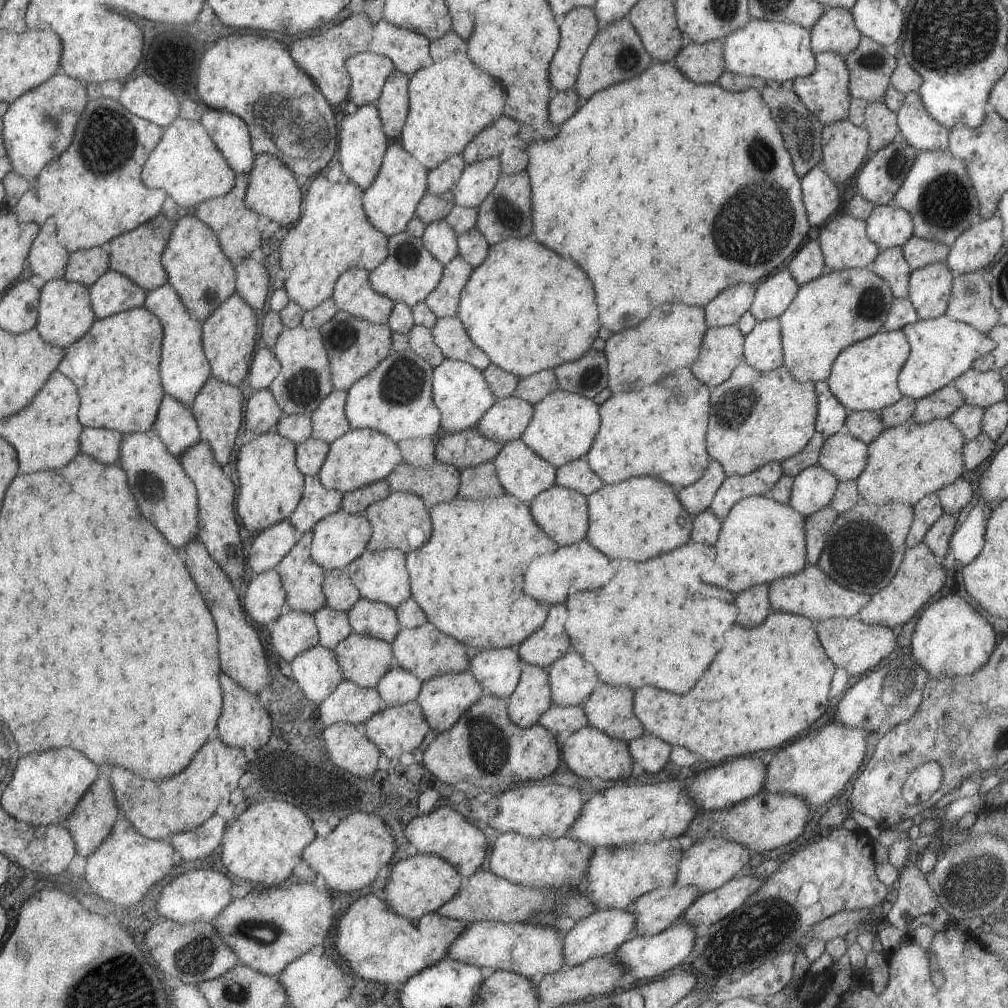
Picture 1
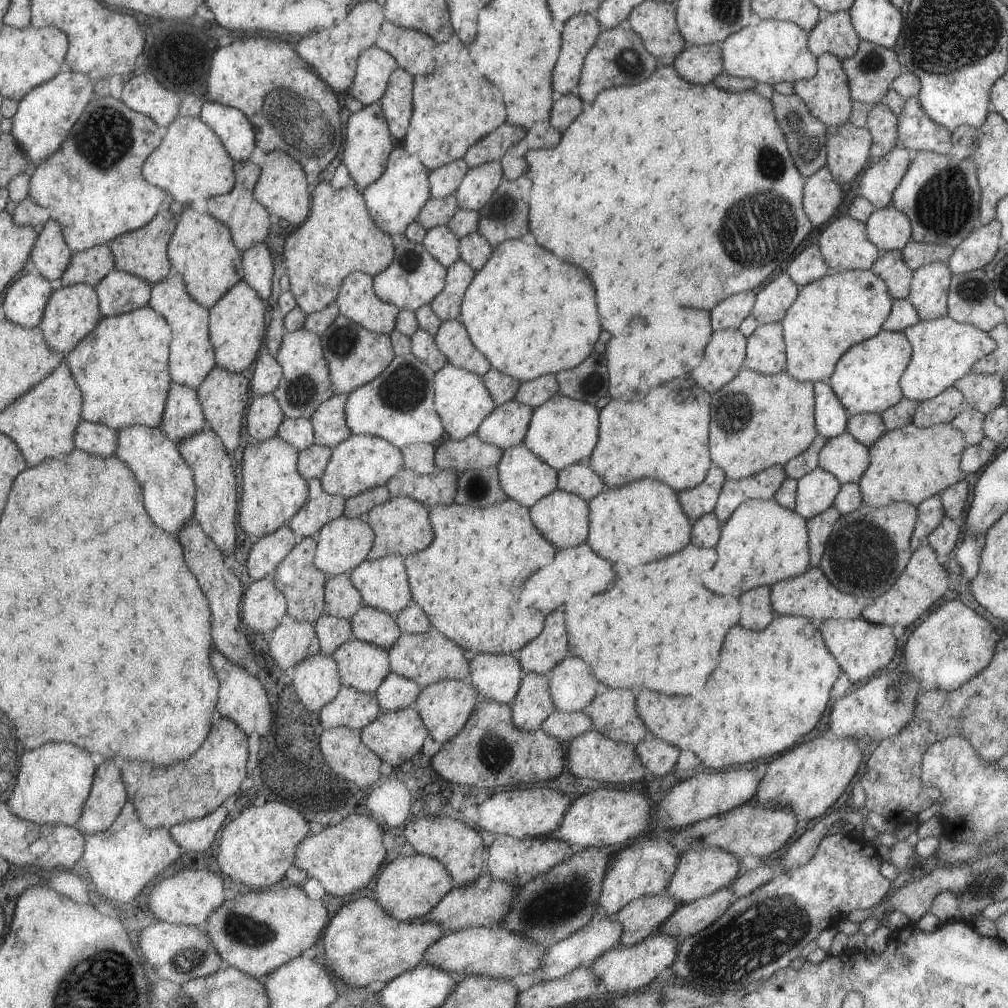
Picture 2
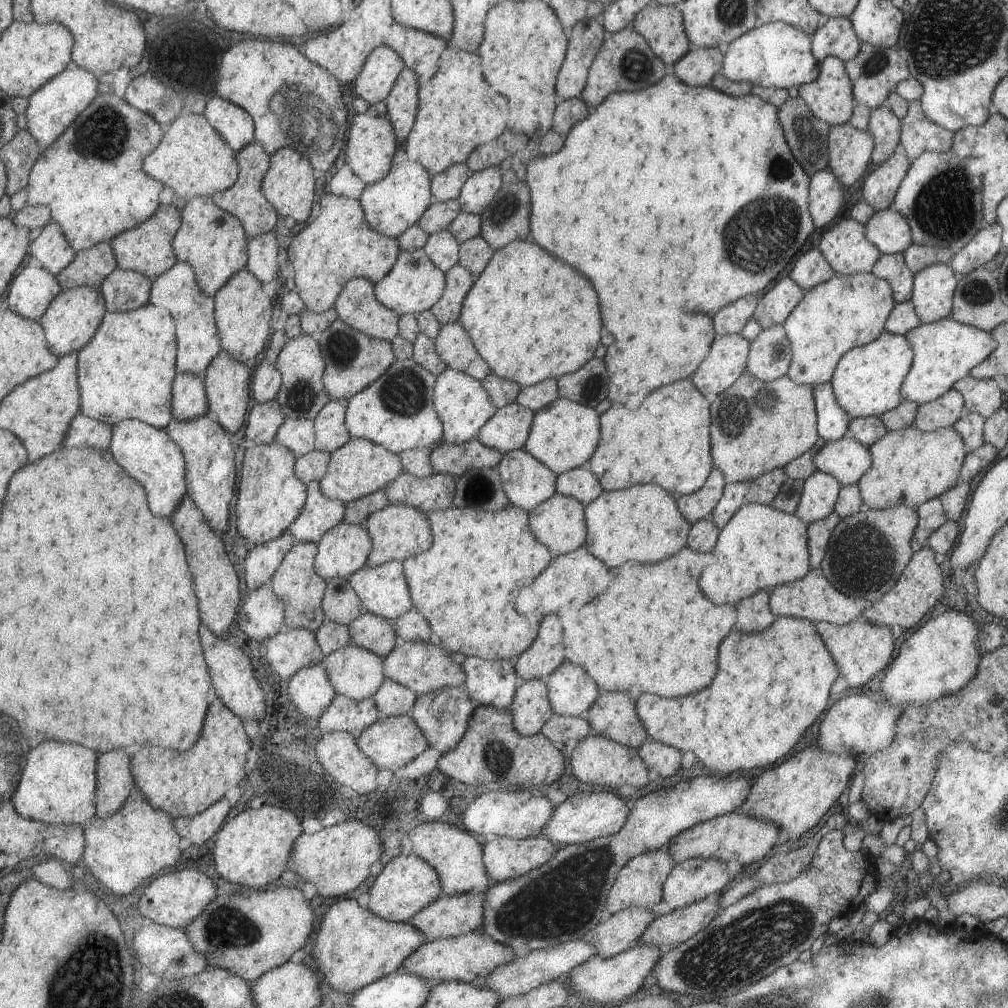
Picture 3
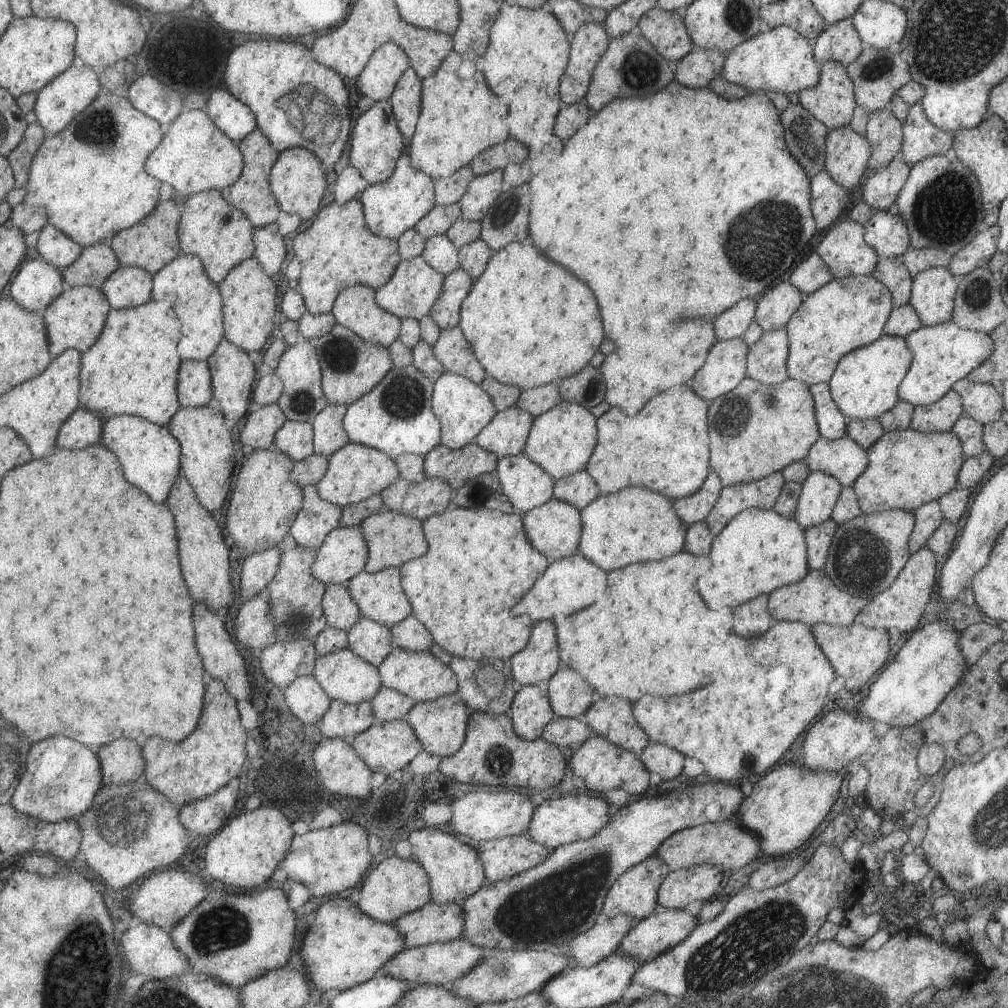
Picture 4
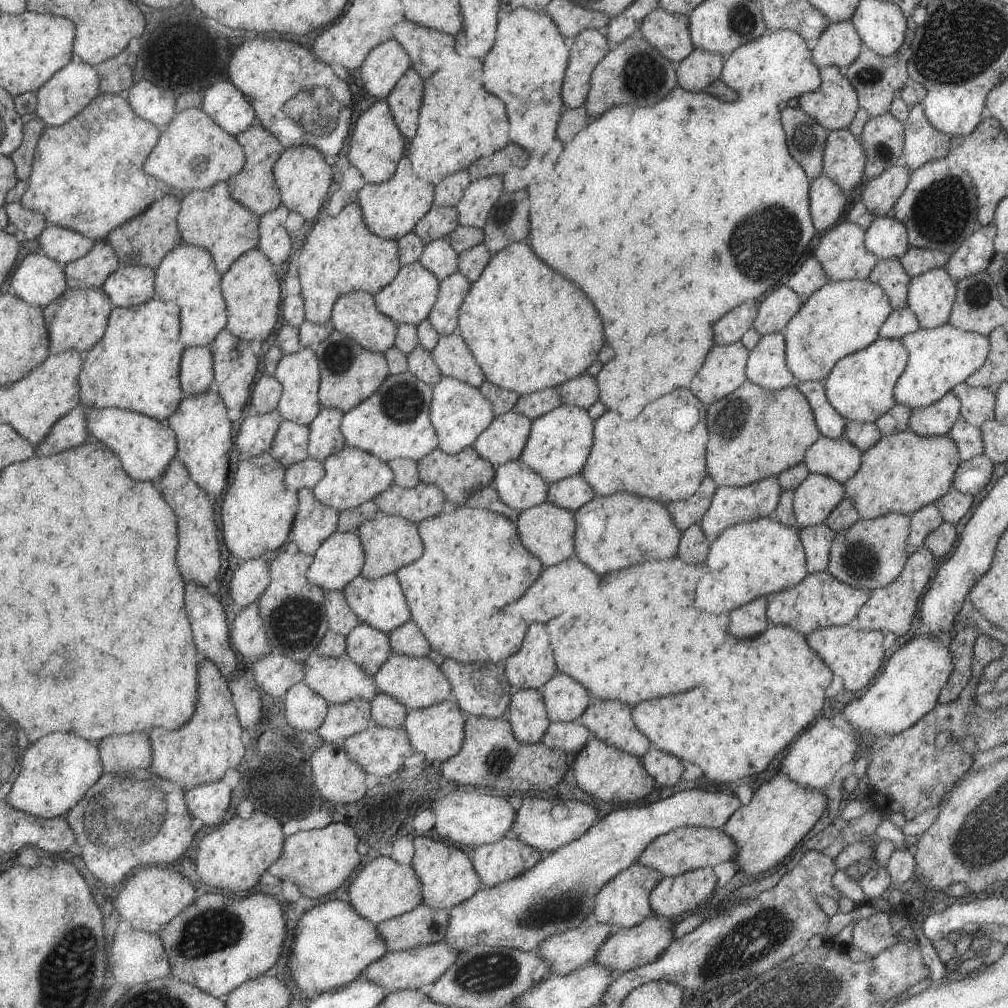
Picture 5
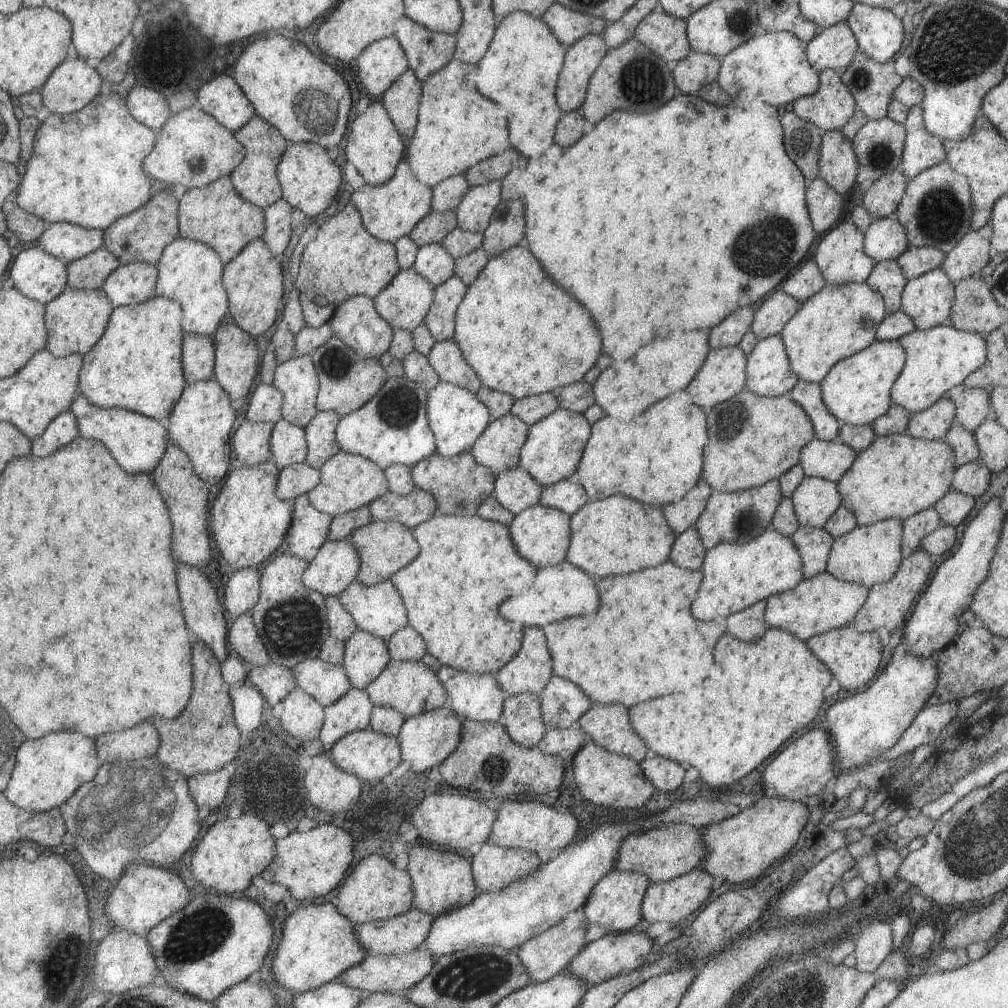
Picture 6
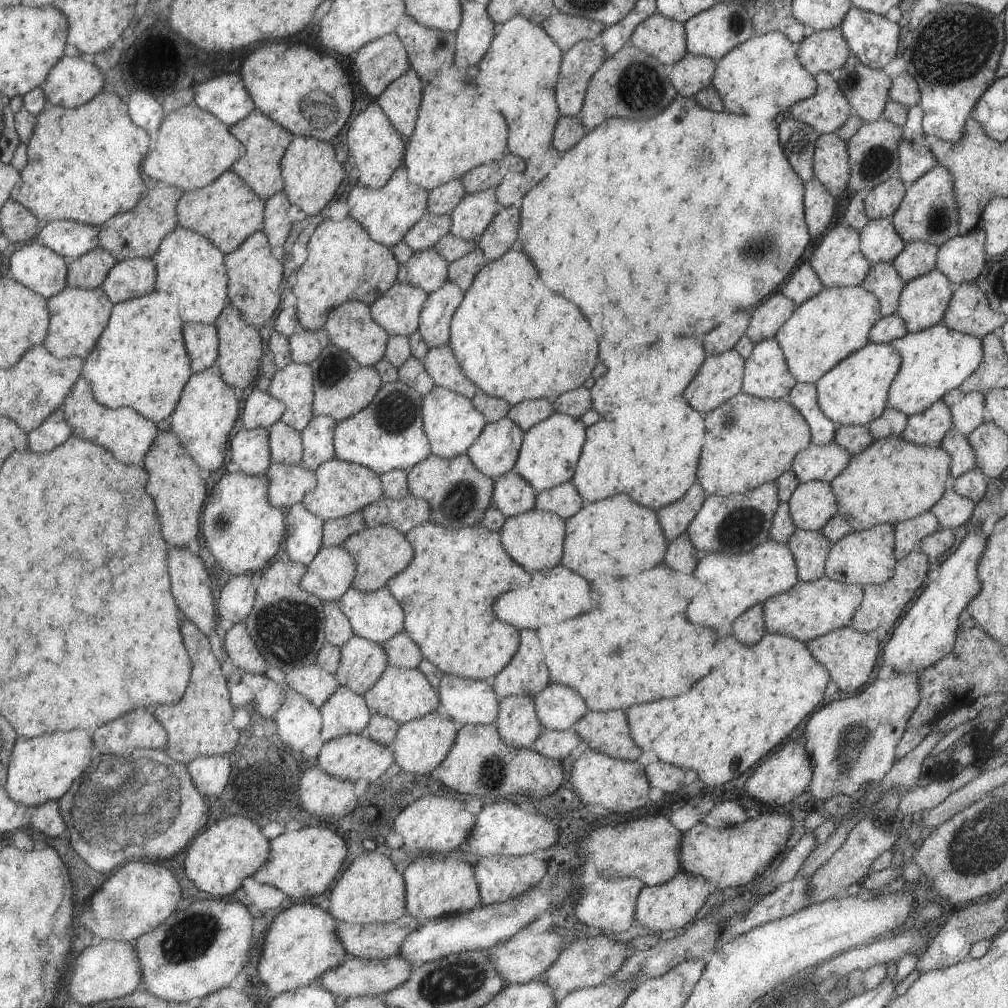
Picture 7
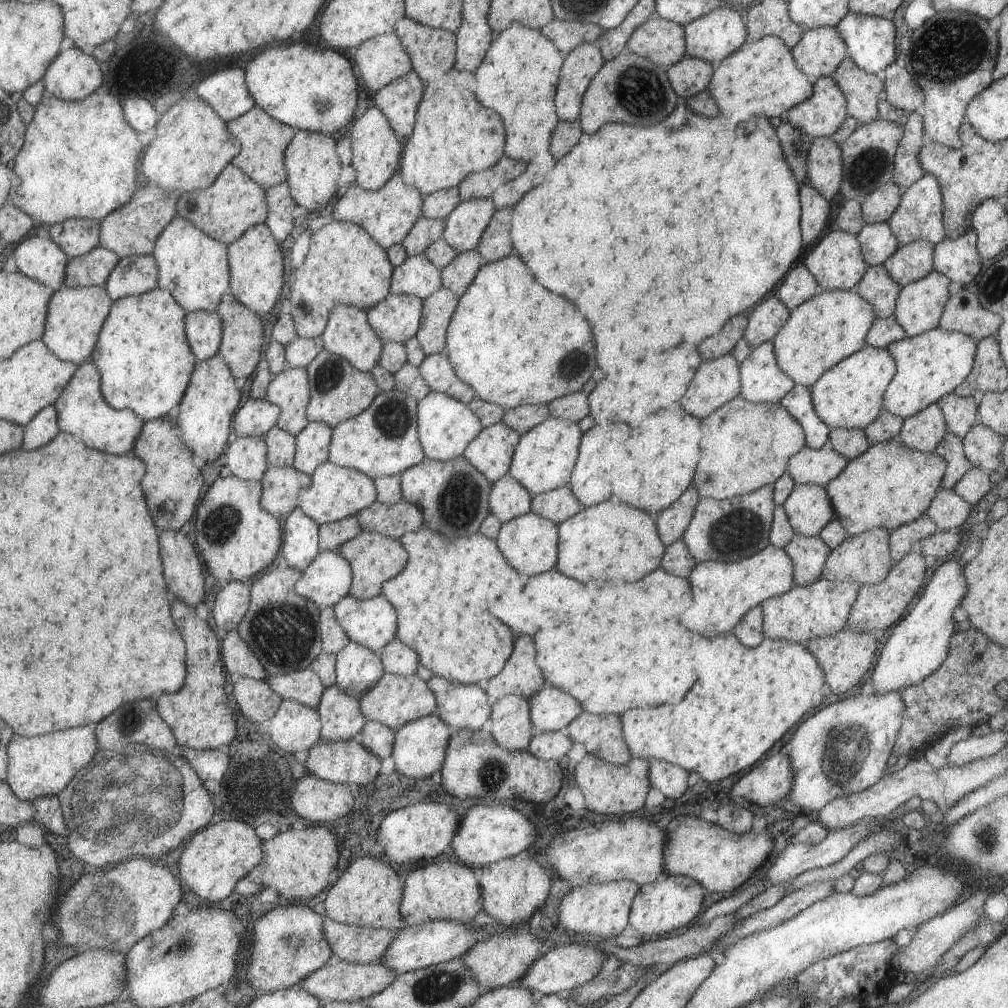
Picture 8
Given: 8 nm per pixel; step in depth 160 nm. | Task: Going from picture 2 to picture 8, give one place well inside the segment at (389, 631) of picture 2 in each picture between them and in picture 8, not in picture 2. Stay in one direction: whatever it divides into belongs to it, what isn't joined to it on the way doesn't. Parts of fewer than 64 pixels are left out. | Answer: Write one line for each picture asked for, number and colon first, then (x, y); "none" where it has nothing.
3: (370, 632)
4: (371, 641)
5: (367, 647)
6: (365, 656)
7: (361, 662)
8: (356, 668)

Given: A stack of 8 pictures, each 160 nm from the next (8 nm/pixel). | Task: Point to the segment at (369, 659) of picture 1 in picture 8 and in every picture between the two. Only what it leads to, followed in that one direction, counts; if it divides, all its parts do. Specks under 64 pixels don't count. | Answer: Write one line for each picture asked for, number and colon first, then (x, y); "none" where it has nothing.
2: (362, 666)
3: (353, 672)
4: (343, 676)
5: (337, 680)
6: (325, 682)
7: (316, 685)
8: (303, 686)

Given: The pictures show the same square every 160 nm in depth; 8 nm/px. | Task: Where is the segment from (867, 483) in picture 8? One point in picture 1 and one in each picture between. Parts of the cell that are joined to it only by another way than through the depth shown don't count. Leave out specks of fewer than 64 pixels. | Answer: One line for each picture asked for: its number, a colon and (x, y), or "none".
1: (906, 462)
2: (908, 464)
3: (908, 467)
4: (905, 469)
5: (901, 473)
6: (896, 476)
7: (892, 480)

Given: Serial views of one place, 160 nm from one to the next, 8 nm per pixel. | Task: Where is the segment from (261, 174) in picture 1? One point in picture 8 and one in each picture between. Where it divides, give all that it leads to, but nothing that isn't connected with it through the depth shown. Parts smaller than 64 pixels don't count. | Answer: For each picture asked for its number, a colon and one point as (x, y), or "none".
2: (281, 189)
3: (288, 184)
4: (297, 180)
5: (302, 176)
6: (309, 178)
7: (311, 174)
8: (312, 164)

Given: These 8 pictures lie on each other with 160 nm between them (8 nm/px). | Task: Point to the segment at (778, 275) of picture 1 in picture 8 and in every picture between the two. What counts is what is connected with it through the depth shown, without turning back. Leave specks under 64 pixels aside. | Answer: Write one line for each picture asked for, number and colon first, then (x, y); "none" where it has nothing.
2: (771, 302)
3: (774, 306)
4: (774, 307)
5: (774, 312)
6: (771, 316)
7: (765, 320)
8: (768, 316)

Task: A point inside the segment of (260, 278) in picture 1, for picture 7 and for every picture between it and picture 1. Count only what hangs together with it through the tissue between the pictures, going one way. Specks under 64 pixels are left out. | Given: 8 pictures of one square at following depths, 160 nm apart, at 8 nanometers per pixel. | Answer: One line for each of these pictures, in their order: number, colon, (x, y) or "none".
2: (257, 264)
3: (262, 250)
4: (269, 248)
5: (274, 242)
6: (277, 217)
7: (276, 222)

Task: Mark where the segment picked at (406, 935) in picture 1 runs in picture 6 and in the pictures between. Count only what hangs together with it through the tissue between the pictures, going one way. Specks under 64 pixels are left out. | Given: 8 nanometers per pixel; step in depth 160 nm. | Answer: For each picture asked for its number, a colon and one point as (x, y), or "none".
2: (362, 944)
3: (353, 947)
4: (343, 946)
5: (332, 944)
6: (317, 944)

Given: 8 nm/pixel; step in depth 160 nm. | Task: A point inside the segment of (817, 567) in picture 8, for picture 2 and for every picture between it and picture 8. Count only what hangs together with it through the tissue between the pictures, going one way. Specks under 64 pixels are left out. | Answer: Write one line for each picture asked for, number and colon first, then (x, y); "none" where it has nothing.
2: (819, 527)
3: (818, 532)
4: (817, 537)
5: (816, 540)
6: (813, 544)
7: (810, 549)

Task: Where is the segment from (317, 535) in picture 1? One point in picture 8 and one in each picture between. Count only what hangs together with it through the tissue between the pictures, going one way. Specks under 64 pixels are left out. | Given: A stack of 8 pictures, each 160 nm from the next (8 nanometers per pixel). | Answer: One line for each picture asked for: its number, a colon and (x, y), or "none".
2: (342, 543)
3: (343, 549)
4: (343, 553)
5: (338, 559)
6: (336, 563)
7: (330, 573)
8: (326, 580)

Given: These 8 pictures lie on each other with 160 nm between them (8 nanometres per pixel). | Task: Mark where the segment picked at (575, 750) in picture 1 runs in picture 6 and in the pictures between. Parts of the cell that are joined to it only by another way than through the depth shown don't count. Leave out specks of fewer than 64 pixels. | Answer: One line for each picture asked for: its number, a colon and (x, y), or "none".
2: (590, 756)
3: (596, 759)
4: (603, 767)
5: (600, 770)
6: (607, 779)

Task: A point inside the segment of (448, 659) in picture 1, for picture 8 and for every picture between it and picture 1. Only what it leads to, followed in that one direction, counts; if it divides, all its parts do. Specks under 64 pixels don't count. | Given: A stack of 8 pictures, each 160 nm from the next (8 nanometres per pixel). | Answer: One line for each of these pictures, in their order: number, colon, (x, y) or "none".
2: (426, 658)
3: (422, 667)
4: (420, 676)
5: (415, 682)
6: (409, 687)
7: (400, 694)
8: (394, 700)

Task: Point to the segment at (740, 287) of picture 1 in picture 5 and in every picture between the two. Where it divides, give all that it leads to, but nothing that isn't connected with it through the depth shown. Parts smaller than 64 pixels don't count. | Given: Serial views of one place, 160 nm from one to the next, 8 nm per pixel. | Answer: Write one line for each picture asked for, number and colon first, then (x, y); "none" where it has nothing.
2: (727, 314)
3: (730, 319)
4: (731, 323)
5: (729, 329)

